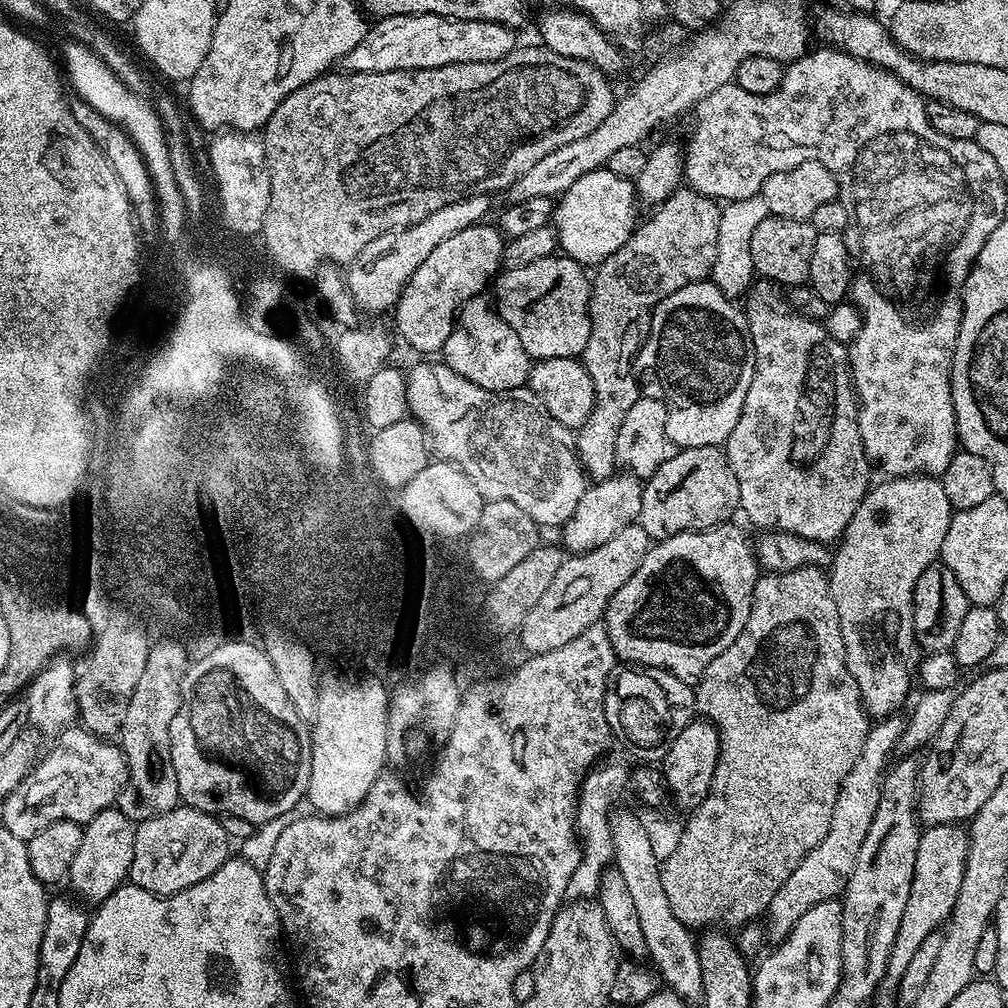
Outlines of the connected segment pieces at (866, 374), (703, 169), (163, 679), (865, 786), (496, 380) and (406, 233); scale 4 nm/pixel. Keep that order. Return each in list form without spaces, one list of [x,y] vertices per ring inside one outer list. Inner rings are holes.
[[[890,304],[888,310],[865,310],[862,313],[862,323],[855,336],[851,337],[846,348],[846,364],[850,369],[850,381],[854,395],[858,401],[858,415],[860,417],[860,437],[865,454],[873,465],[881,464],[885,473],[892,476],[934,476],[943,477],[950,458],[958,450],[956,435],[956,415],[952,405],[952,352],[956,349],[956,339],[960,333],[960,314],[962,304]]]
[[[820,46],[817,52],[809,51],[791,61],[777,91],[764,96],[752,94],[733,82],[714,90],[710,99],[696,105],[695,116],[696,129],[684,152],[684,180],[687,187],[711,196],[717,202],[755,196],[763,189],[766,178],[796,168],[807,160],[824,158],[824,150],[854,150],[854,128],[912,128],[931,140],[940,138],[940,144],[956,152],[956,144],[952,144],[954,138],[943,140],[941,133],[932,128],[925,97],[918,96],[893,72],[831,46]]]
[[[166,638],[148,649],[146,667],[142,678],[130,694],[130,706],[118,733],[118,743],[128,763],[128,782],[120,793],[118,807],[126,818],[134,822],[149,820],[158,814],[166,814],[181,803],[178,790],[178,774],[174,774],[174,762],[170,758],[170,722],[182,706],[182,686],[188,673],[184,652]]]
[[[893,714],[877,719],[869,727],[866,742],[862,742],[862,754],[858,754],[858,762],[854,762],[854,766],[850,766],[850,774],[842,778],[838,802],[834,802],[834,818],[830,818],[826,838],[822,838],[822,842],[818,842],[818,846],[814,846],[814,850],[810,850],[810,854],[798,862],[798,870],[794,870],[794,874],[782,882],[778,894],[774,894],[770,902],[766,913],[766,936],[769,941],[785,940],[806,910],[814,910],[818,902],[837,899],[843,893],[846,882],[850,882],[854,862],[858,862],[858,850],[862,850],[866,830],[870,830],[870,822],[874,822],[874,814],[878,810],[880,785],[893,759],[892,751],[897,751],[905,723],[903,715]]]
[[[484,294],[475,296],[460,307],[456,325],[442,349],[443,363],[454,370],[454,374],[462,374],[462,378],[486,390],[497,392],[525,387],[532,372],[533,361],[526,354],[518,334],[510,330],[510,326],[496,311],[493,301],[486,297]]]
[[[487,195],[467,196],[458,202],[450,202],[450,206],[442,206],[442,210],[434,210],[422,222],[418,222],[409,228],[403,228],[400,232],[391,232],[382,238],[374,238],[358,258],[347,265],[346,285],[353,298],[355,307],[364,312],[388,312],[395,309],[400,300],[400,294],[404,290],[404,284],[422,262],[438,246],[438,242],[446,242],[446,238],[454,238],[462,230],[466,230],[472,224],[479,224],[485,219],[488,212]]]

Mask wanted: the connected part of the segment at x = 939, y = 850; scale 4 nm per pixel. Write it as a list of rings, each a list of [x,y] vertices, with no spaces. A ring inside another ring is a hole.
[[[933,824],[925,827],[918,842],[918,858],[914,858],[914,882],[910,882],[910,899],[906,902],[906,910],[902,914],[902,926],[898,926],[898,934],[894,937],[894,946],[890,950],[888,969],[884,975],[883,987],[896,990],[900,986],[910,960],[925,941],[931,931],[939,929],[947,921],[954,910],[954,902],[958,902],[958,890],[962,890],[962,874],[966,870],[968,857],[968,833],[960,824]]]

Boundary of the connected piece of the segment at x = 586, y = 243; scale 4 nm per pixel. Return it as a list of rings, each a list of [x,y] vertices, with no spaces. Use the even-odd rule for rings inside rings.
[[[607,166],[595,168],[590,174],[582,174],[582,178],[578,178],[578,182],[574,182],[574,186],[570,186],[570,190],[566,190],[563,196],[559,197],[552,214],[559,251],[585,266],[603,264],[606,258],[610,258],[622,246],[626,246],[626,242],[636,231],[636,208],[638,209],[638,201],[633,181],[618,178],[618,174],[611,172]]]

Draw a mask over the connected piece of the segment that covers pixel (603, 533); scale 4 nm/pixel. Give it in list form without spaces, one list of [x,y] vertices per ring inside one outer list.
[[[614,474],[605,480],[589,485],[571,519],[561,527],[561,545],[569,553],[579,554],[605,544],[622,529],[639,519],[642,496],[643,485],[631,474]]]

